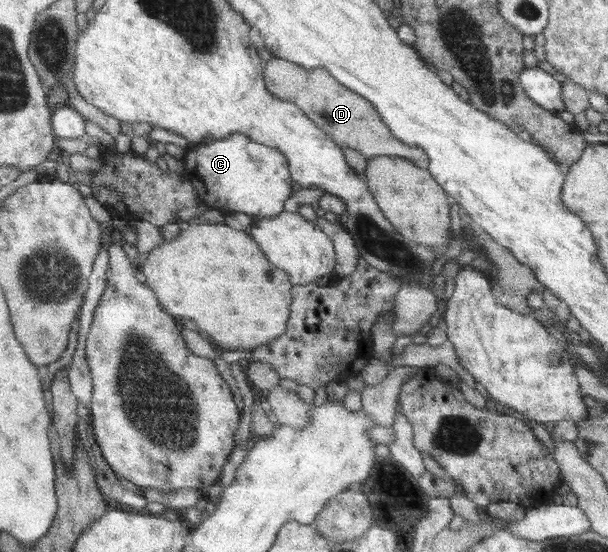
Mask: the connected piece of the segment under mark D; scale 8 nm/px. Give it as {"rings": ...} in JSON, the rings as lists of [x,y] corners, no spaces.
{"rings":[[[273,58],[265,64],[265,81],[271,93],[280,99],[294,102],[305,112],[317,128],[321,128],[333,142],[342,148],[351,148],[359,152],[367,161],[371,157],[399,157],[413,163],[420,169],[426,169],[428,158],[423,149],[409,146],[391,134],[383,124],[375,107],[366,98],[341,86],[327,70],[323,68],[305,69],[303,66],[283,58]]]}

